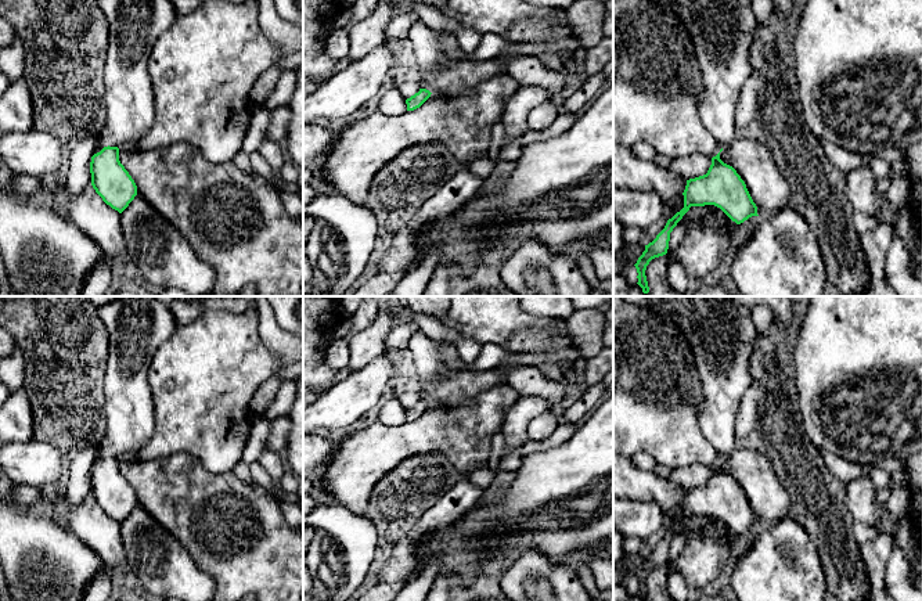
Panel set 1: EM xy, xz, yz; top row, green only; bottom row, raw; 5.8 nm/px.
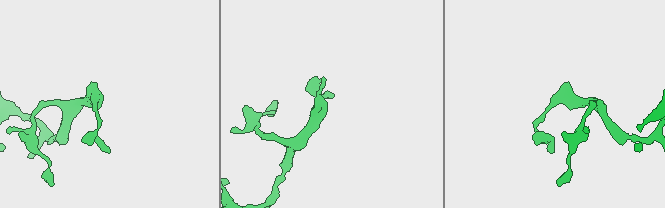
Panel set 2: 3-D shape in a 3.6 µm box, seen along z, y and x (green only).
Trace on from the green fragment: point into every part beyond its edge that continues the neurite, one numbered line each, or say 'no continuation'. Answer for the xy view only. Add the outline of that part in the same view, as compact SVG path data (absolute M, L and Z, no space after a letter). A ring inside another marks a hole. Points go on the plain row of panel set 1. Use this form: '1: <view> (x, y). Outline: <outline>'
1: xy (137, 326). Outline: M118 296L97 307L109 335L109 352L104 377L107 431L100 447L105 457L127 457L138 451L155 428L154 400L148 368L158 348L177 330L170 307L154 296Z

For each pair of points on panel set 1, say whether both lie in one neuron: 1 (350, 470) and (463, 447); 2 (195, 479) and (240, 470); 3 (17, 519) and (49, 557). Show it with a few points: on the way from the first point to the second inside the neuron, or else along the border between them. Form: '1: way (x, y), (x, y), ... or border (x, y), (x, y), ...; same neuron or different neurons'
1: way (378, 449), (404, 441), (435, 441); same neuron
2: border (233, 471), (247, 482), (254, 482); different neurons
3: way (21, 529), (39, 547); same neuron

